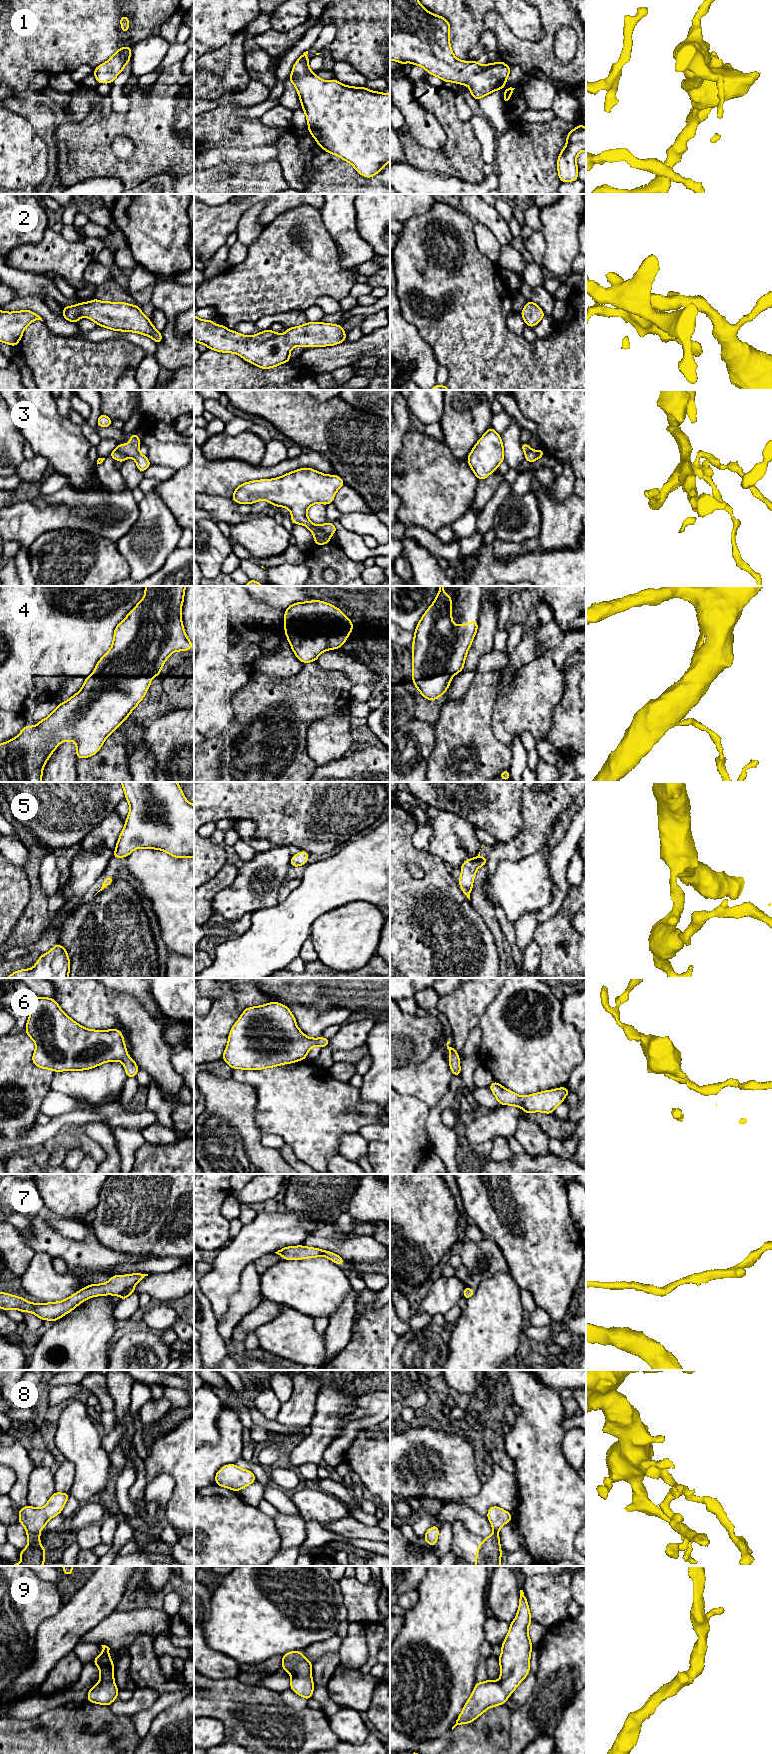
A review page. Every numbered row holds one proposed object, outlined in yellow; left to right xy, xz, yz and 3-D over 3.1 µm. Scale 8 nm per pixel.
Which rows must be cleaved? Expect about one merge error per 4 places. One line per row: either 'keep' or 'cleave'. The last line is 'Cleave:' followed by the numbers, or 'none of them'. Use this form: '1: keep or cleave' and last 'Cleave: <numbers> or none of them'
1: keep
2: keep
3: cleave
4: keep
5: keep
6: keep
7: keep
8: keep
9: keep
Cleave: 3

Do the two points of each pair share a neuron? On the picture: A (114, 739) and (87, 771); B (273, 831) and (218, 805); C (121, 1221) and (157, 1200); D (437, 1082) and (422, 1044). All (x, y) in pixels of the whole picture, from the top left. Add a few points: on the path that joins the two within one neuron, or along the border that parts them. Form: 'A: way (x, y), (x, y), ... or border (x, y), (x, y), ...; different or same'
A: way (112, 747), (95, 764); same
B: way (259, 817), (247, 805), (232, 805); same
C: way (130, 1218), (148, 1205); same
D: border (435, 1049), (421, 1061), (412, 1062), (405, 1066); different

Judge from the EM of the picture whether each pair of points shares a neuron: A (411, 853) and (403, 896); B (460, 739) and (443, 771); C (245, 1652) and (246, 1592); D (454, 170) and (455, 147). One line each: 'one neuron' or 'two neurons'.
A: one neuron
B: one neuron
C: one neuron
D: one neuron

